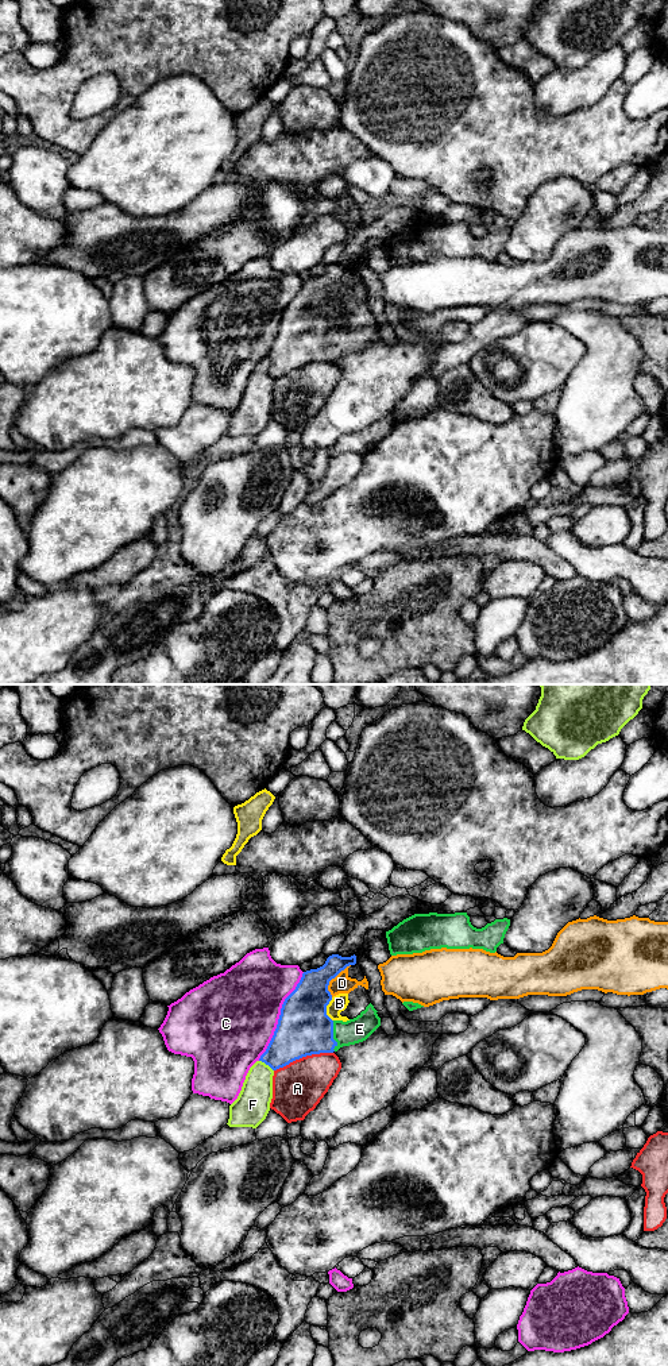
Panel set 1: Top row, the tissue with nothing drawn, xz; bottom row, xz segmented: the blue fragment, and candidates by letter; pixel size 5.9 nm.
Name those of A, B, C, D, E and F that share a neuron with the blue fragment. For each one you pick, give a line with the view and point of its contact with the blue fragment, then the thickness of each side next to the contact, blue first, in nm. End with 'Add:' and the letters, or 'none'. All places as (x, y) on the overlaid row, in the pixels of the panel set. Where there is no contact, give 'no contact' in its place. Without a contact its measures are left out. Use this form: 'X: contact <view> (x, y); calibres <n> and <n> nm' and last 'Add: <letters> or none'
E: contact xz (332, 1035); calibres 320 and 150 nm
Add: E

